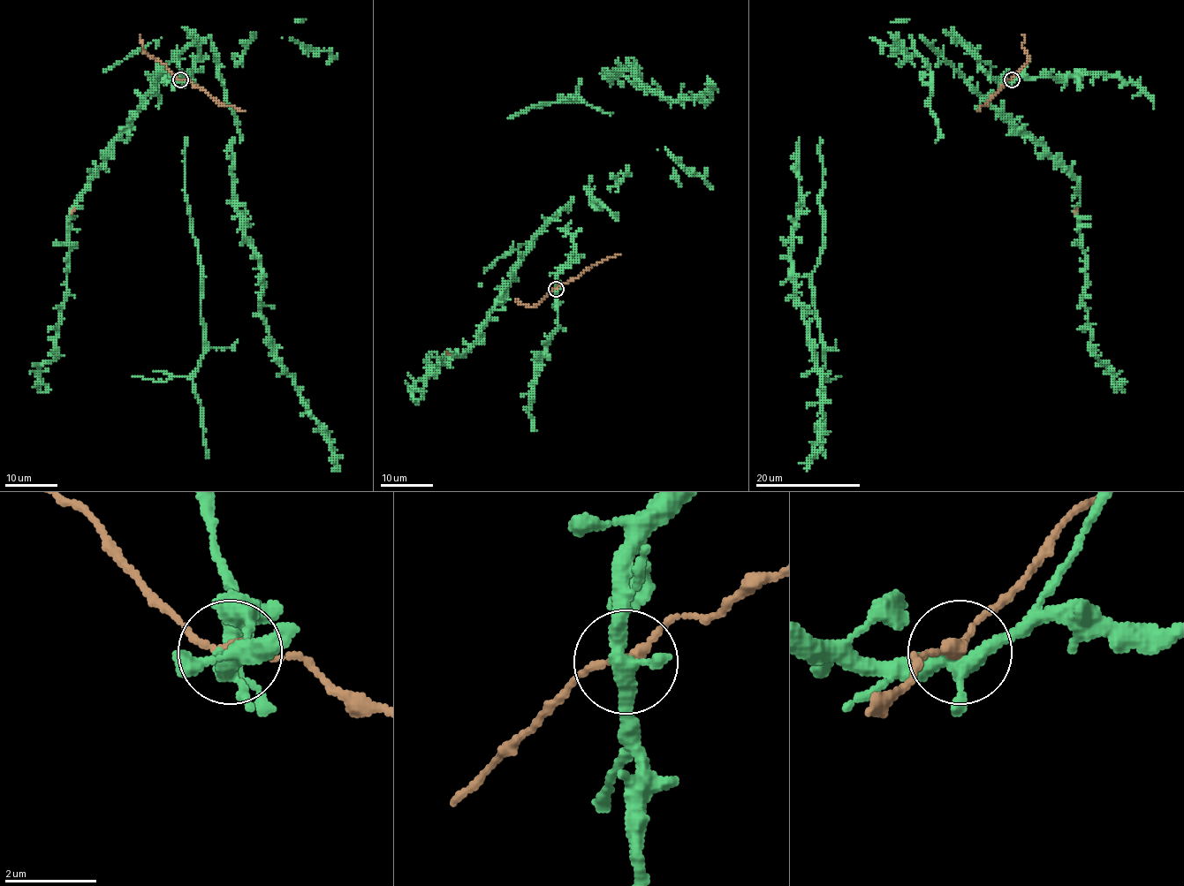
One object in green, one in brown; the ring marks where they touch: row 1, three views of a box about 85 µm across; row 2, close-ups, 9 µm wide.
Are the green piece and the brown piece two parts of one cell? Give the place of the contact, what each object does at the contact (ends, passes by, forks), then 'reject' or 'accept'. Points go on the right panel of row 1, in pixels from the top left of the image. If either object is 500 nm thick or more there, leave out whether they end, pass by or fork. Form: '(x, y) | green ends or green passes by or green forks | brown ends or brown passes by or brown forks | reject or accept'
(1012, 79) | green forks | brown passes by | accept

